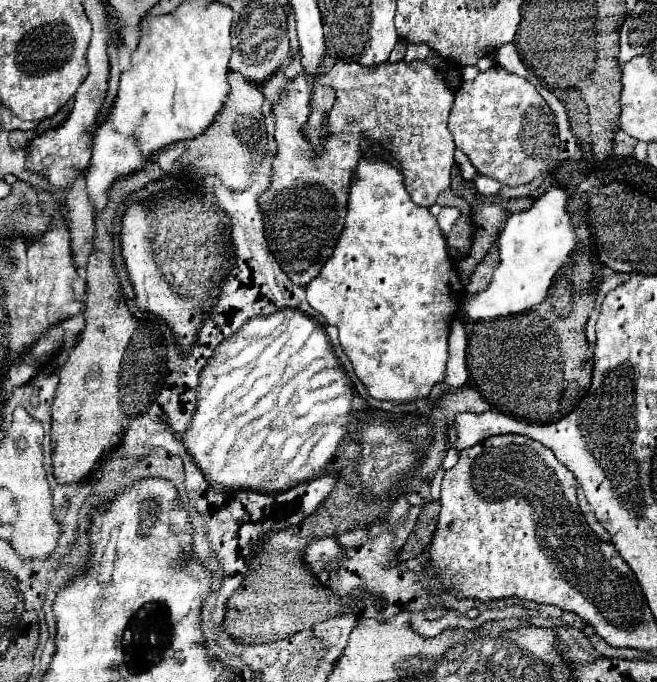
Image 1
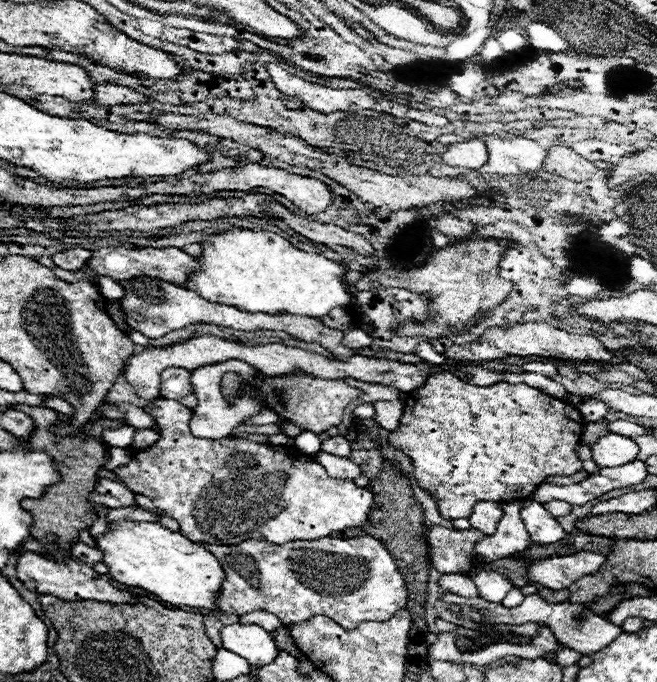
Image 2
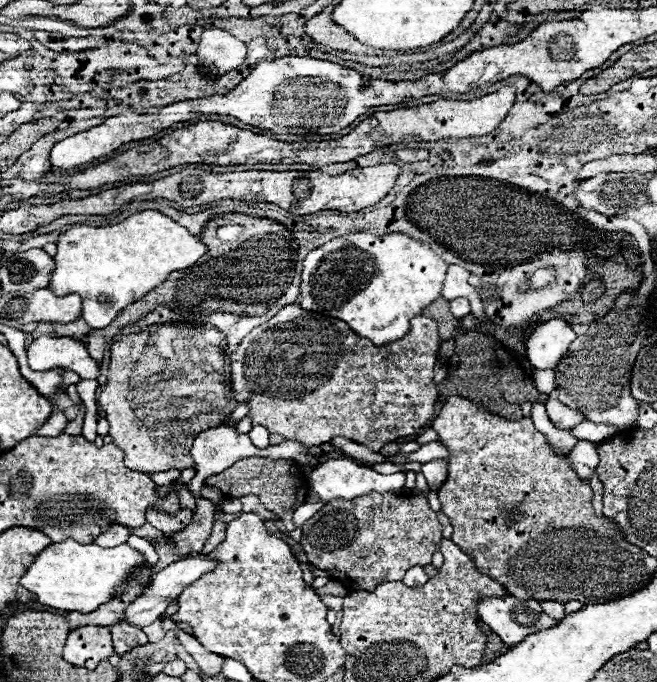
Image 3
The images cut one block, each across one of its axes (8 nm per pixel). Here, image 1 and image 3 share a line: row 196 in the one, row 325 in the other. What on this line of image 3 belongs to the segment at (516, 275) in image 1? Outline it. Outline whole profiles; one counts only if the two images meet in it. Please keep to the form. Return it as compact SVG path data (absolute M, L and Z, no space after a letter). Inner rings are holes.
M552 318L536 326L526 342L526 356L534 368L556 368L558 360L576 340L576 332L560 318Z

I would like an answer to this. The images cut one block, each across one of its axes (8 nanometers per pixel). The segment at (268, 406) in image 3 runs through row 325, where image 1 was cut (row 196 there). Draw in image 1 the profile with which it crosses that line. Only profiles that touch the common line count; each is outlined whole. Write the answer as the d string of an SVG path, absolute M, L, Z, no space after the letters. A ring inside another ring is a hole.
M426 60L416 62L386 62L374 68L362 68L354 62L336 62L330 72L320 78L322 84L328 84L336 90L336 104L328 112L328 126L330 138L324 142L322 152L318 156L312 154L312 146L304 140L302 126L308 118L308 100L310 100L310 86L306 84L304 74L296 76L288 88L282 92L280 102L274 106L276 114L276 142L278 142L278 156L274 160L274 180L270 188L262 194L260 202L266 214L266 238L270 250L278 258L282 270L288 278L298 284L306 286L314 274L326 262L330 250L338 234L342 232L342 220L346 212L346 186L350 184L352 170L362 154L366 144L380 144L386 148L400 164L404 174L404 186L410 198L420 206L432 206L442 190L450 186L450 168L454 164L454 140L448 132L448 114L454 102L454 92L446 86L444 76L434 70Z

